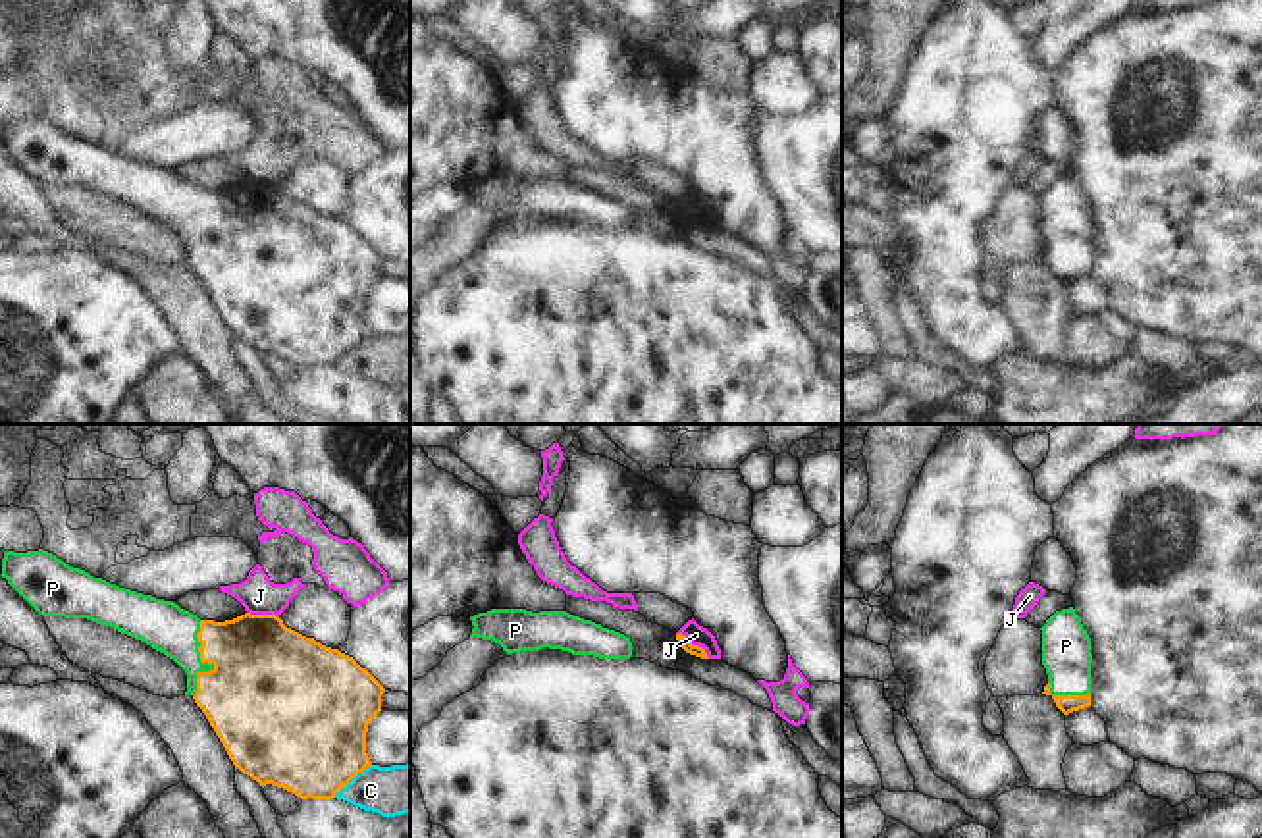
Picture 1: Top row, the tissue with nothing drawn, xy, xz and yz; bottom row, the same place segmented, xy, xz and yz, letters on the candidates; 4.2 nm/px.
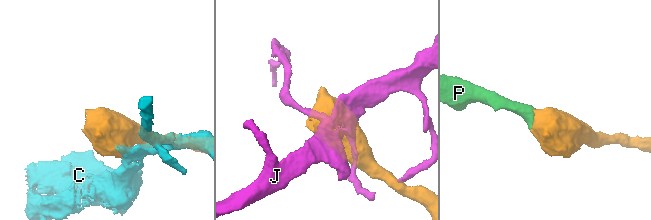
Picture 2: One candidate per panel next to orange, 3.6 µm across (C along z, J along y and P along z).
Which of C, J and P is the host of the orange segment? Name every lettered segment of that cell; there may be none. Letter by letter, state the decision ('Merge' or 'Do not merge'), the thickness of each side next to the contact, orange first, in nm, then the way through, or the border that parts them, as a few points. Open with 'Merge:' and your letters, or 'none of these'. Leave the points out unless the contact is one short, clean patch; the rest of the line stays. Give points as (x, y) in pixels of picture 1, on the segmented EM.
Merge: P
C: Do not merge. Thickness 480 nm (orange) against 200 nm
J: Do not merge. Thickness 50 nm (orange) against 90 nm
P: Merge. Thickness 440 nm (orange) against 200 nm. Path across: xy (264, 677), (207, 661), (162, 625).

